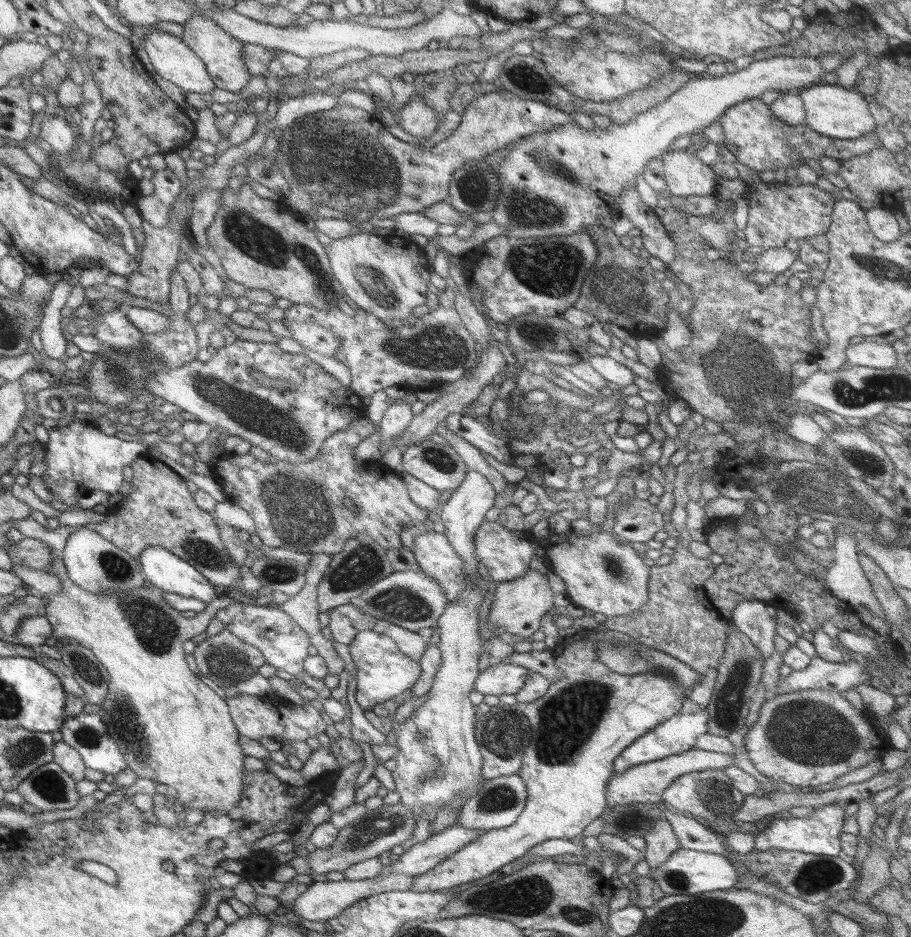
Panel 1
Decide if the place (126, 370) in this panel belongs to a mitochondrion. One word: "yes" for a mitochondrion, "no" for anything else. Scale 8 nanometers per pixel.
yes

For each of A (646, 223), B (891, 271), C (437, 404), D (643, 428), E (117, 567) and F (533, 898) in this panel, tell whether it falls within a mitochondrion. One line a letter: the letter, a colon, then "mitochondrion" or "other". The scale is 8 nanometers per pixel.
A: other
B: mitochondrion
C: other
D: other
E: mitochondrion
F: mitochondrion

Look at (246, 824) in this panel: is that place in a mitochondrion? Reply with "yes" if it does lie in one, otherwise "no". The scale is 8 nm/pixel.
no

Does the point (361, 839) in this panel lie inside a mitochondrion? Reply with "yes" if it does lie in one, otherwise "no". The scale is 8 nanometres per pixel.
yes

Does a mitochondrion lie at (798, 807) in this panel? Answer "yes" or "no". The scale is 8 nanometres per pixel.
no

